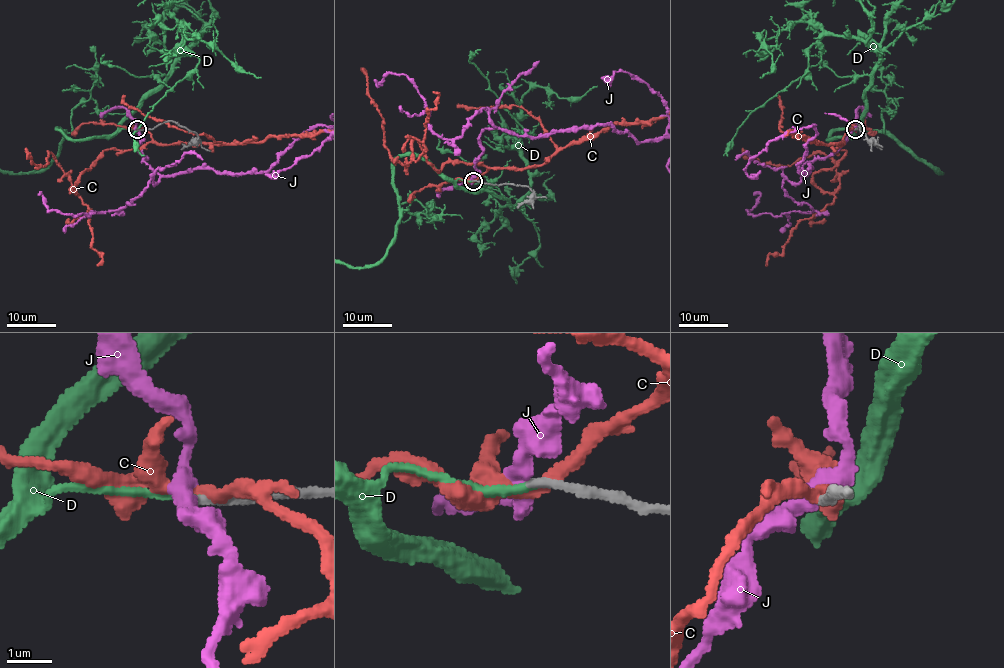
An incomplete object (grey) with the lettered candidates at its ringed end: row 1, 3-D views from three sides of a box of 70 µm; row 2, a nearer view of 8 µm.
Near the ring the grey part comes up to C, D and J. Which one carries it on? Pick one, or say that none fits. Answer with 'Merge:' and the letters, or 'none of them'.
Merge: D

